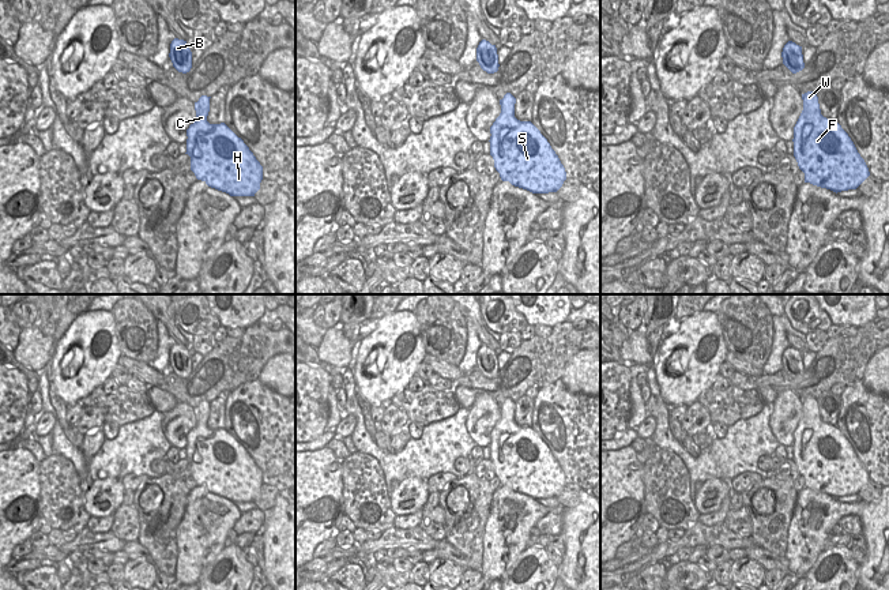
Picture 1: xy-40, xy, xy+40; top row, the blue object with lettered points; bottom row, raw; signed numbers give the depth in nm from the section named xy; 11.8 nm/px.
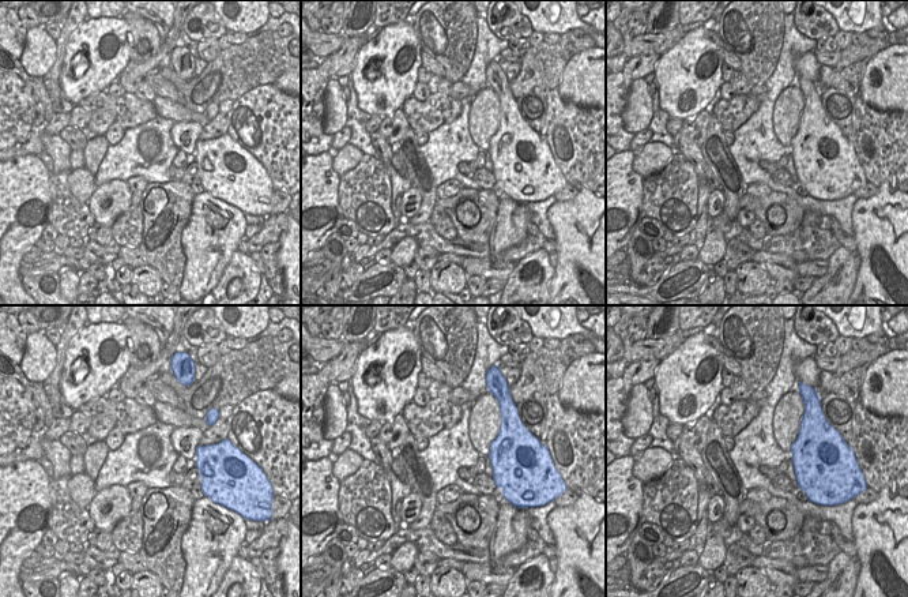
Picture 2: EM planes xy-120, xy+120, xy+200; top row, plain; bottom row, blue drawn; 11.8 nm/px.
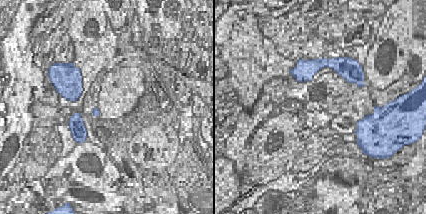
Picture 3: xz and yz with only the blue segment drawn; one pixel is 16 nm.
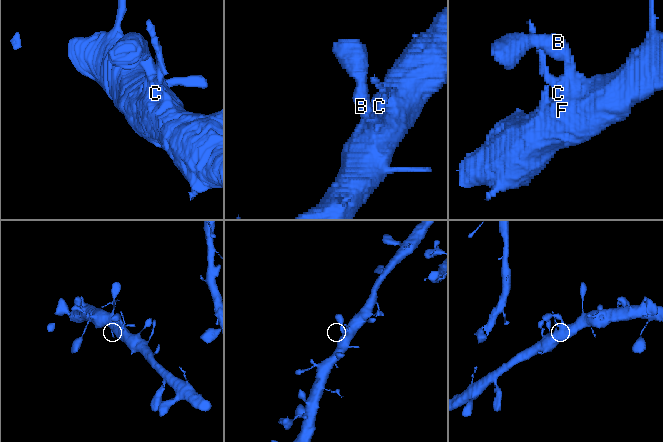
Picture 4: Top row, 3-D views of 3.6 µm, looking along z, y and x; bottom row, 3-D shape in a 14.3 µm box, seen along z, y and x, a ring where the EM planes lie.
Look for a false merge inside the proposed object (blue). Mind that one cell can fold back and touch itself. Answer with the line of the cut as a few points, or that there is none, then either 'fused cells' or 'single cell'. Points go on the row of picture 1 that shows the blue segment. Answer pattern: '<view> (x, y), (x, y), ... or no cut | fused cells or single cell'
no cut | single cell

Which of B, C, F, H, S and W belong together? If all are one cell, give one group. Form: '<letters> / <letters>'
B C F H S W

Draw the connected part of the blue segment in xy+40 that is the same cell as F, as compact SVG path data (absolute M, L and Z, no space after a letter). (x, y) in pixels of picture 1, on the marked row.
M814 91L802 94L803 110L794 127L794 157L805 173L805 183L841 192L856 189L869 176L869 168L858 153L854 142L837 121L821 114L818 97Z

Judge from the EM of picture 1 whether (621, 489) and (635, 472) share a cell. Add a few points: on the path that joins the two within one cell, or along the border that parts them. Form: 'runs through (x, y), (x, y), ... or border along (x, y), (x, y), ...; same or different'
runs through (621, 485), (631, 476); same

